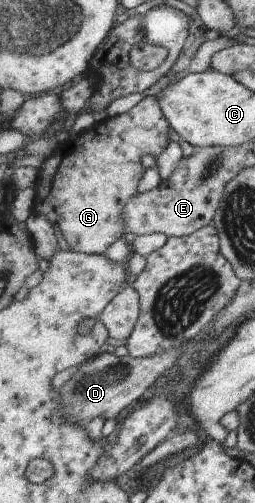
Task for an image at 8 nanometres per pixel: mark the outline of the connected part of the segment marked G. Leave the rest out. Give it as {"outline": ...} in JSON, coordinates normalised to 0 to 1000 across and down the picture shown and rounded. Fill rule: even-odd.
{"outline":[[[608,189],[569,193],[569,197],[553,199],[529,213],[486,227],[420,233],[396,241],[380,241],[353,256],[341,256],[341,260],[271,268],[247,282],[212,288],[204,296],[180,302],[176,320],[149,336],[149,352],[141,358],[145,408],[137,412],[137,423],[145,423],[145,427],[169,427],[212,457],[251,471],[278,495],[318,503],[408,507],[412,499],[498,459],[502,443],[490,443],[490,435],[482,435],[482,419],[490,419],[498,408],[514,404],[514,396],[529,396],[525,354],[537,352],[545,338],[561,336],[561,312],[569,312],[569,308],[596,308],[604,312],[639,308],[639,302],[667,290],[663,262],[671,260],[667,245],[639,225],[639,215],[624,213],[624,199]]]}

